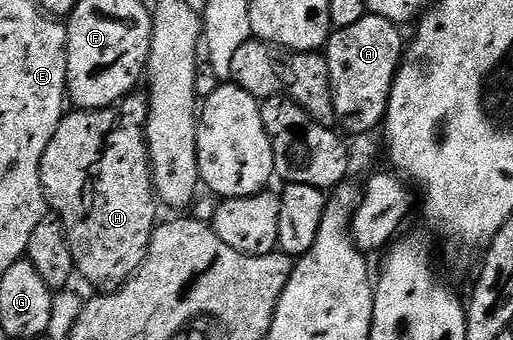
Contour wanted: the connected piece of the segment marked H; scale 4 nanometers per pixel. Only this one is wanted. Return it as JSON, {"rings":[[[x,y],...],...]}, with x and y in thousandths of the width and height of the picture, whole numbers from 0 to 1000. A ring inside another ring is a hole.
{"rings":[[[259,274],[248,291],[234,294],[220,315],[205,315],[199,326],[140,321],[127,335],[125,350],[113,368],[113,379],[105,391],[97,426],[90,426],[90,450],[82,462],[78,518],[82,521],[82,544],[86,547],[86,576],[94,582],[96,612],[105,624],[107,641],[115,644],[117,659],[125,665],[125,682],[136,721],[136,744],[144,756],[144,779],[148,782],[154,818],[164,818],[175,841],[187,844],[179,850],[195,862],[228,856],[238,835],[263,809],[288,741],[288,724],[296,706],[296,682],[308,665],[308,641],[304,644],[308,588],[304,582],[304,556],[296,544],[296,476],[288,468],[287,368],[288,282],[281,274]]]}

